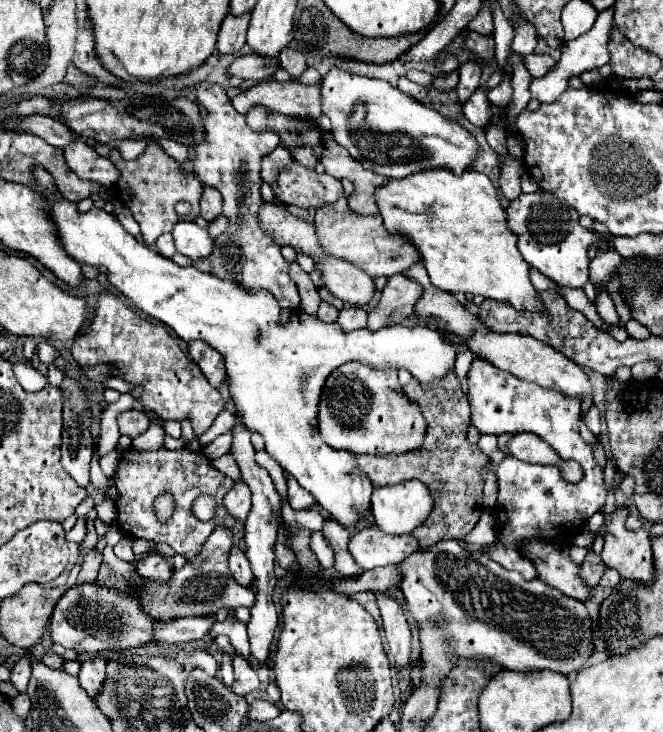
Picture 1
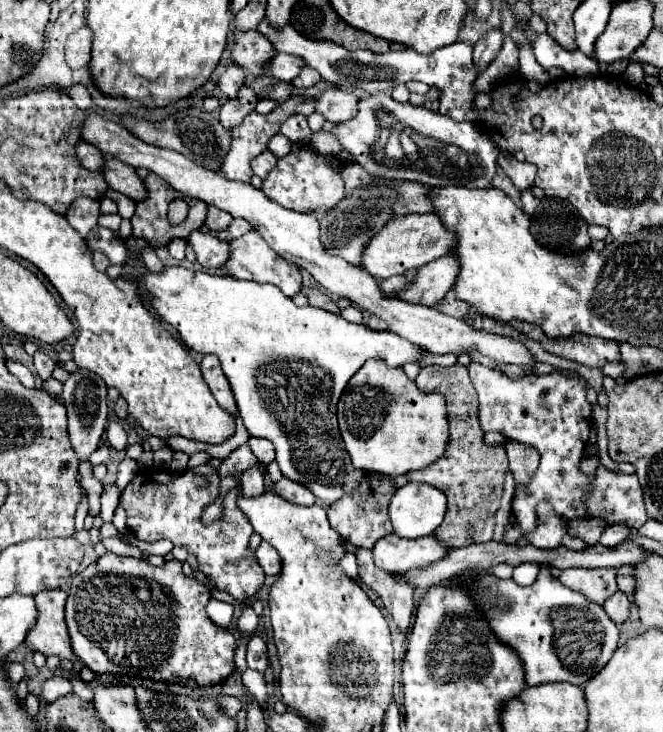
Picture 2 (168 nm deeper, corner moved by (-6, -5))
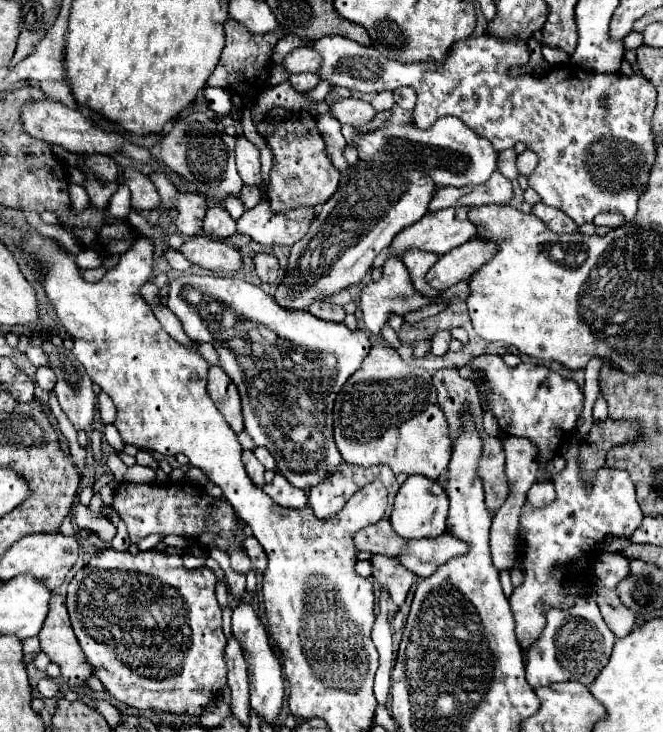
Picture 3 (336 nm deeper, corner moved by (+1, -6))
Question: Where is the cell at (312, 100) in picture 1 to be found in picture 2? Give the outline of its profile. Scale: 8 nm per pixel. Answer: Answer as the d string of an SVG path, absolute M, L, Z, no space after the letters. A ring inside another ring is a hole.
M331 87L327 91L323 91L317 97L317 107L315 111L319 115L323 115L327 121L333 123L341 123L349 117L353 117L355 113L355 103L359 101L359 97L355 93L345 93L337 87Z

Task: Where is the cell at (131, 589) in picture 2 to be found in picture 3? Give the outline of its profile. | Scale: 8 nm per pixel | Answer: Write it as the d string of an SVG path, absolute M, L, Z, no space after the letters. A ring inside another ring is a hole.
M104 548L104 550L94 552L90 562L94 562L94 564L84 566L74 576L74 580L70 582L66 606L68 606L68 614L70 614L72 628L76 632L76 638L80 642L88 662L94 666L94 674L100 678L104 688L116 700L124 702L130 708L200 716L206 710L206 706L216 700L216 696L222 690L222 686L226 686L226 658L224 658L226 642L224 642L224 632L222 632L222 610L220 610L220 606L216 602L216 594L214 594L214 584L216 584L214 572L208 570L208 568L204 568L204 570L186 570L184 564L182 564L182 556L168 556L168 554L158 552L158 550L130 554L130 552L116 552L112 548Z

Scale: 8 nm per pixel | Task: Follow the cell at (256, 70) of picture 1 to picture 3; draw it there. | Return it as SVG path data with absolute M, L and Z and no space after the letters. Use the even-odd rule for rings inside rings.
M298 48L294 52L290 52L284 60L284 68L290 74L296 72L318 72L322 66L322 56L316 50L310 48Z

